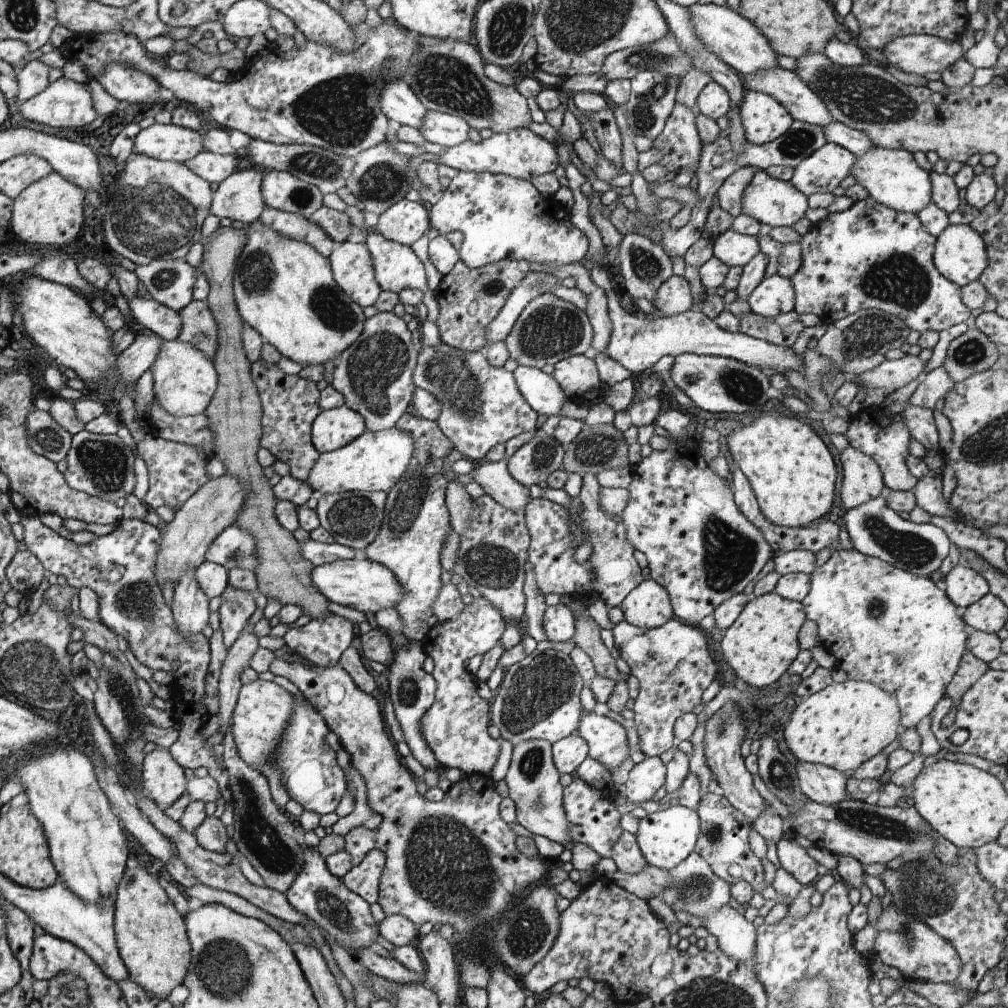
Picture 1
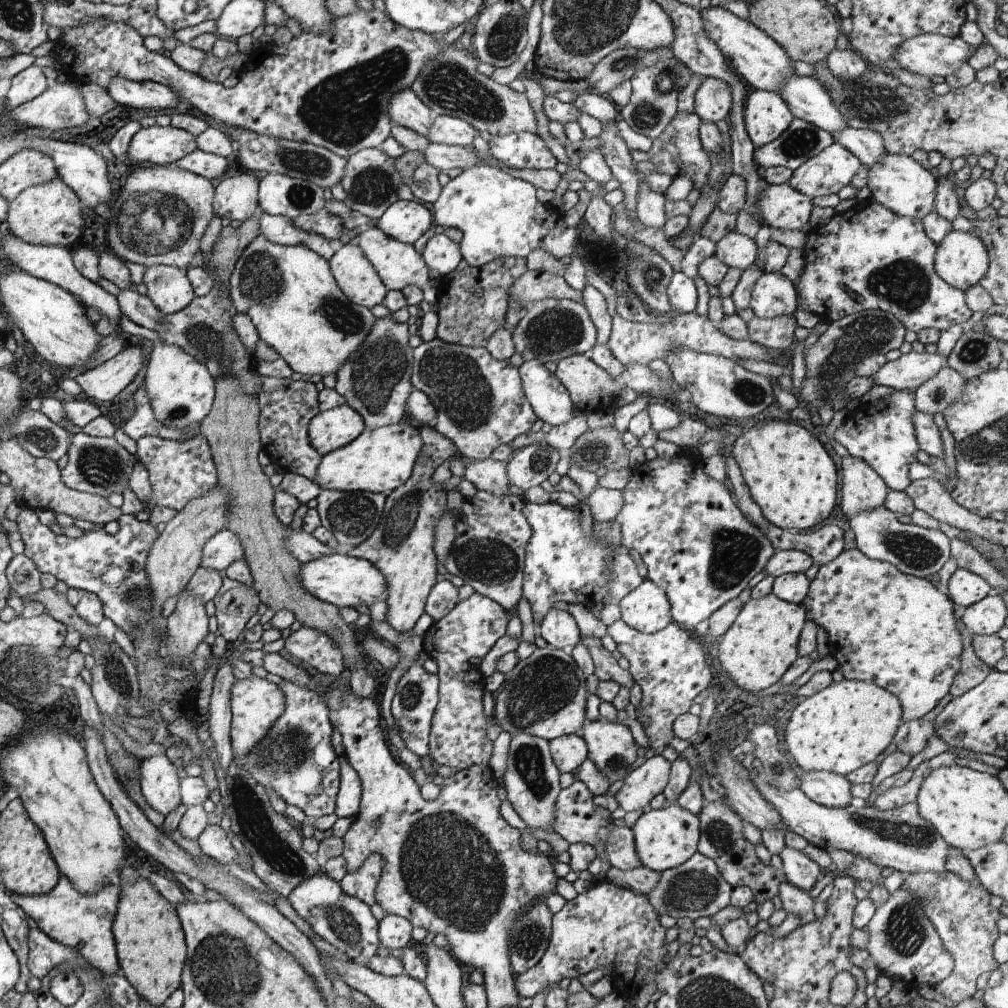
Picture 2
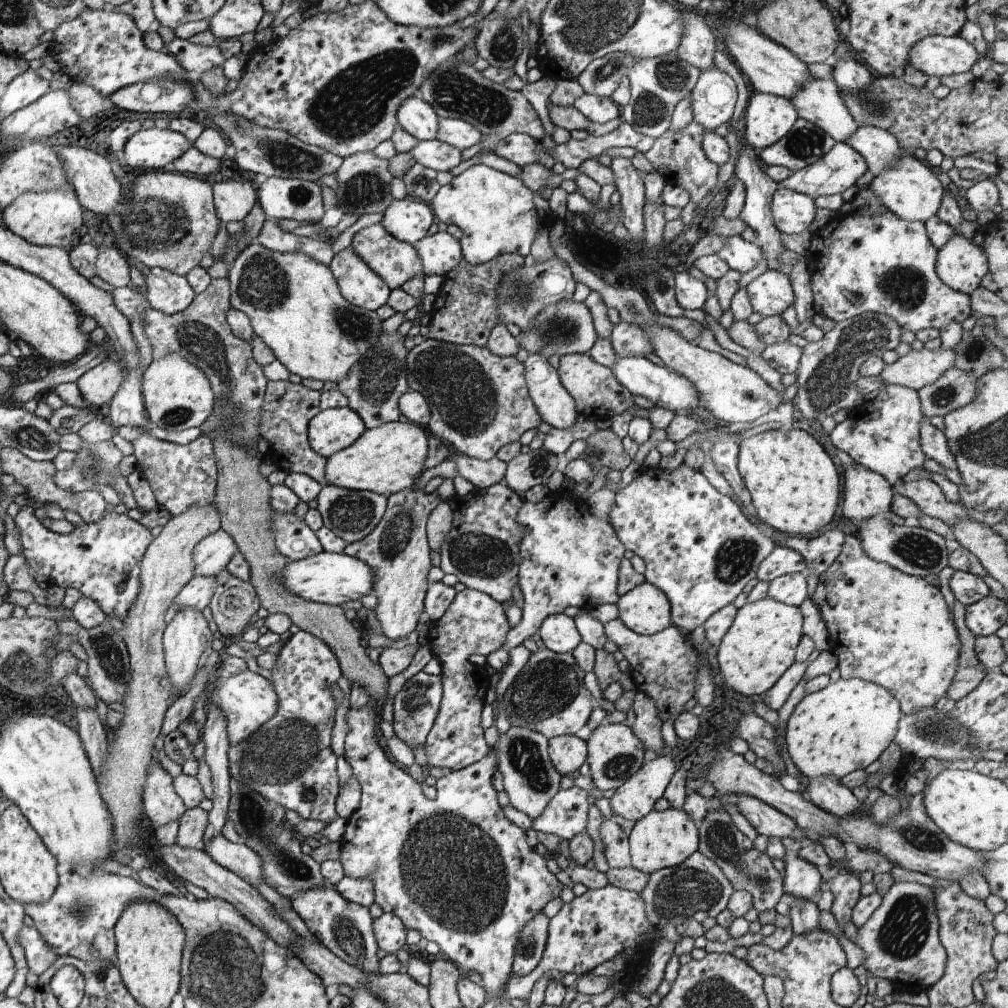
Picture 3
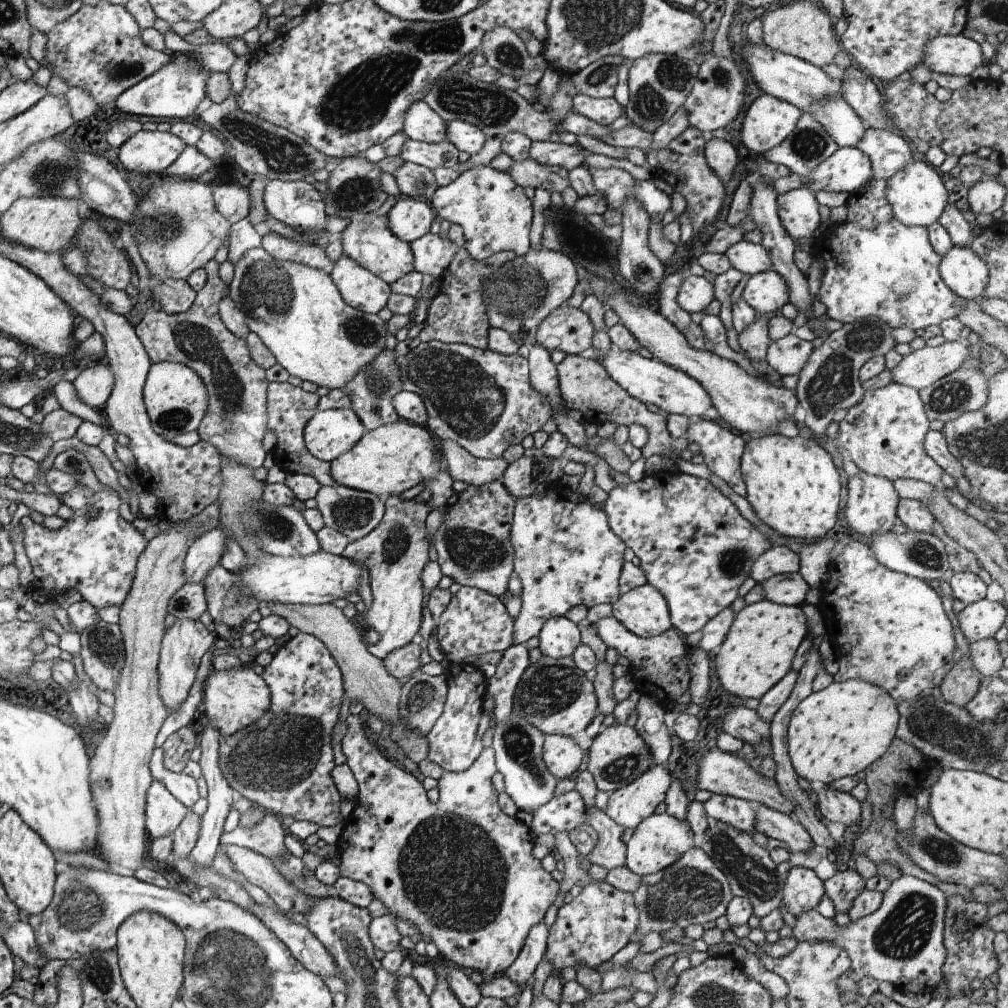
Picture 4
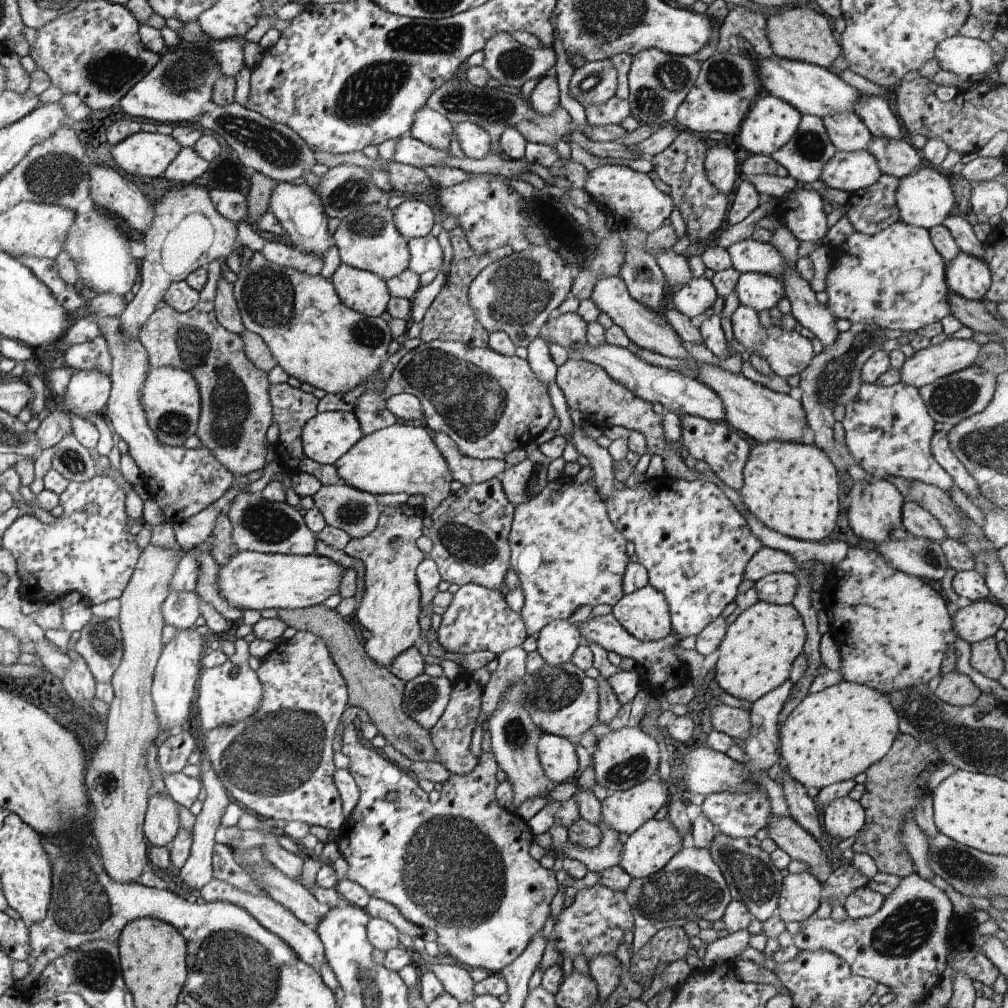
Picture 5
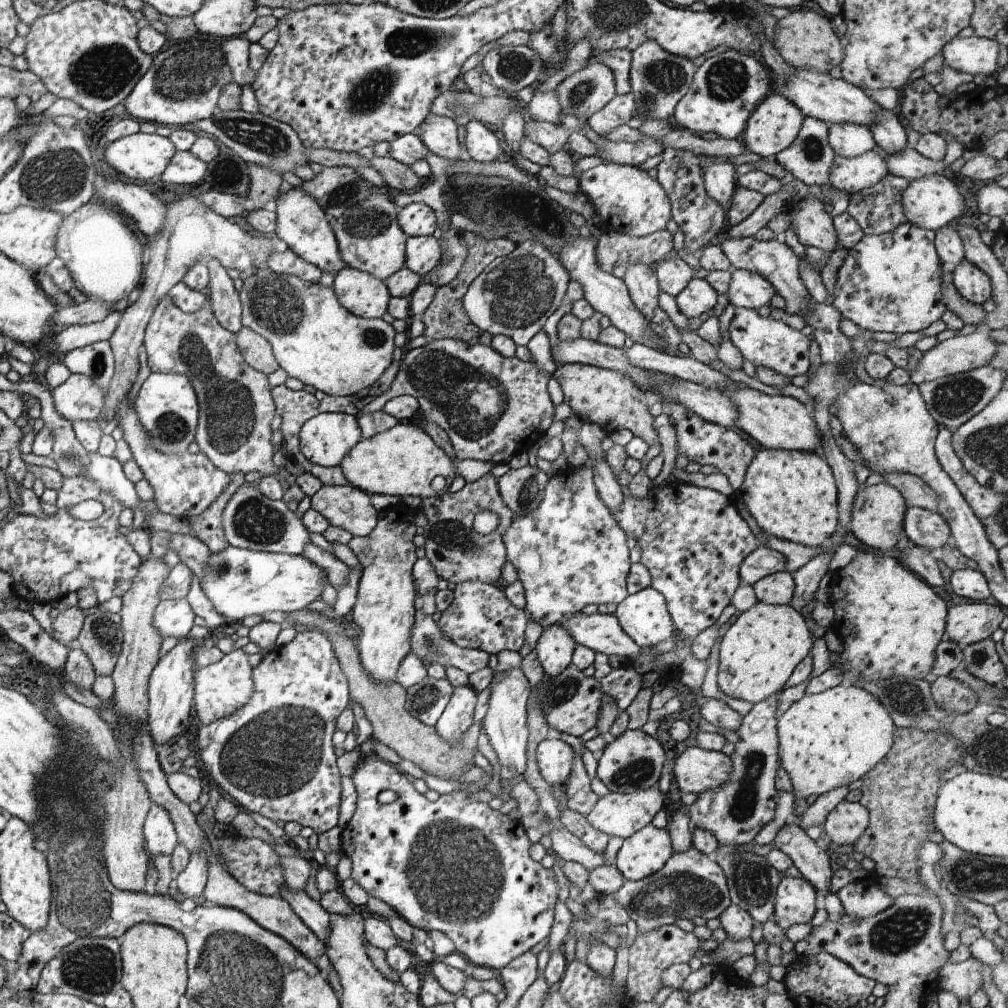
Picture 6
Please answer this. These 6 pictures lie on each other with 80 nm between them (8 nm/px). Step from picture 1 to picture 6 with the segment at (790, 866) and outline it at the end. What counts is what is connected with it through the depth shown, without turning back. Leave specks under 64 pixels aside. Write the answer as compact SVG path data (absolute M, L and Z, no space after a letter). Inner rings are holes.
M782 877L773 919L785 932L793 924L810 922L817 910L816 892L815 886L804 877Z

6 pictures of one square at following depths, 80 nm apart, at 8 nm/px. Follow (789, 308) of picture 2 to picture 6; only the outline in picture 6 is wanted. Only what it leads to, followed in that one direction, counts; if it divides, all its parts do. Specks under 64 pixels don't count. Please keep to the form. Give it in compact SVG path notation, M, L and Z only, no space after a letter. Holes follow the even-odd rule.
M732 269L729 289L726 295L729 298L729 302L734 306L758 310L761 306L769 305L772 296L775 294L777 294L777 290L774 285L761 274L742 269Z

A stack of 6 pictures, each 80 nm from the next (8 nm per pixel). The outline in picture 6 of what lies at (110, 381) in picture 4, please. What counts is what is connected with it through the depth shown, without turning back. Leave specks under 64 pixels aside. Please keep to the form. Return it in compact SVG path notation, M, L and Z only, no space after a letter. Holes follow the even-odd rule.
M72 373L70 378L51 390L55 410L69 421L98 420L106 404L107 390L93 378Z

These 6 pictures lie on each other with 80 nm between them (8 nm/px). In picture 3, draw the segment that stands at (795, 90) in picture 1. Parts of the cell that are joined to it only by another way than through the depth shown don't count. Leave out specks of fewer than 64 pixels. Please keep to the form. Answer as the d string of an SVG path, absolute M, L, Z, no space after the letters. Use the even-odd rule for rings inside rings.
M833 78L812 79L797 90L791 101L800 118L823 128L836 143L844 143L859 126L839 92Z

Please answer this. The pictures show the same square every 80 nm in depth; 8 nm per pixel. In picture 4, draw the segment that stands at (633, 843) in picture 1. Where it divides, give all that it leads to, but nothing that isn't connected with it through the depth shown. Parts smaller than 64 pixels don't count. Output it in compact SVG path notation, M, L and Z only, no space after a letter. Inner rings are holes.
M596 809L594 816L588 817L599 834L598 842L587 859L592 864L615 869L625 865L627 846L622 840L623 826L613 821L604 811Z

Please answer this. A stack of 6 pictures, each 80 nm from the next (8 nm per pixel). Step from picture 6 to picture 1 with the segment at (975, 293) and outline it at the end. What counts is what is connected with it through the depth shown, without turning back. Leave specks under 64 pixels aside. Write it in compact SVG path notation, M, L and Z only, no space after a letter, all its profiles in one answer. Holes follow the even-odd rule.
M969 222L949 224L937 236L933 263L944 278L955 282L959 287L978 281L988 266L984 239Z

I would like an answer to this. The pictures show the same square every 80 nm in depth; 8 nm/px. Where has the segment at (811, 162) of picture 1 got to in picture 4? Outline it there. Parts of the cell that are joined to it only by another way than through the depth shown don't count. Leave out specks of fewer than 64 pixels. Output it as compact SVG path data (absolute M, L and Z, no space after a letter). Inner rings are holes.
M837 147L837 149L825 158L807 177L790 173L787 177L770 182L778 195L794 189L808 189L814 194L820 190L826 192L848 192L853 193L858 187L864 186L873 178L872 163L870 159L858 147Z

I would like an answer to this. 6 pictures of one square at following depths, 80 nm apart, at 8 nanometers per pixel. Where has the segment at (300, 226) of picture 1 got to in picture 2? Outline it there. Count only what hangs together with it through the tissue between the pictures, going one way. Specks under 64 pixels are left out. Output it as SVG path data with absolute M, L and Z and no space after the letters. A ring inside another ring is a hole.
M261 212L259 227L261 233L270 242L288 246L307 246L327 261L332 258L336 251L334 245L328 242L327 238L324 238L321 234L316 234L314 231L304 230L285 216Z

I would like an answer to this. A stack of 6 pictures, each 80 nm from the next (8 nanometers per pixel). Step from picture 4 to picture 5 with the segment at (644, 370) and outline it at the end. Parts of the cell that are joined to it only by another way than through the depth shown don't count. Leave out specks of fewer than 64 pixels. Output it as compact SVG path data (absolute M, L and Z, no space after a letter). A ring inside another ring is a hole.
M604 343L602 346L591 347L586 344L582 348L582 359L601 366L615 381L621 382L643 401L662 404L667 412L672 411L679 415L702 417L709 421L724 422L725 408L718 395L703 382L694 376L683 372L670 370L640 358L627 347L617 347Z

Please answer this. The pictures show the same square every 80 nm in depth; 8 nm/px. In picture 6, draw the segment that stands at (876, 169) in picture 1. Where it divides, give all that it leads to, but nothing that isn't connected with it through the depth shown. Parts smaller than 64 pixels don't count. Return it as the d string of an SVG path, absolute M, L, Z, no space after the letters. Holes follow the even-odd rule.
M940 173L909 182L901 194L901 203L908 222L933 231L952 224L964 213L964 198L958 193L958 185L957 179Z

